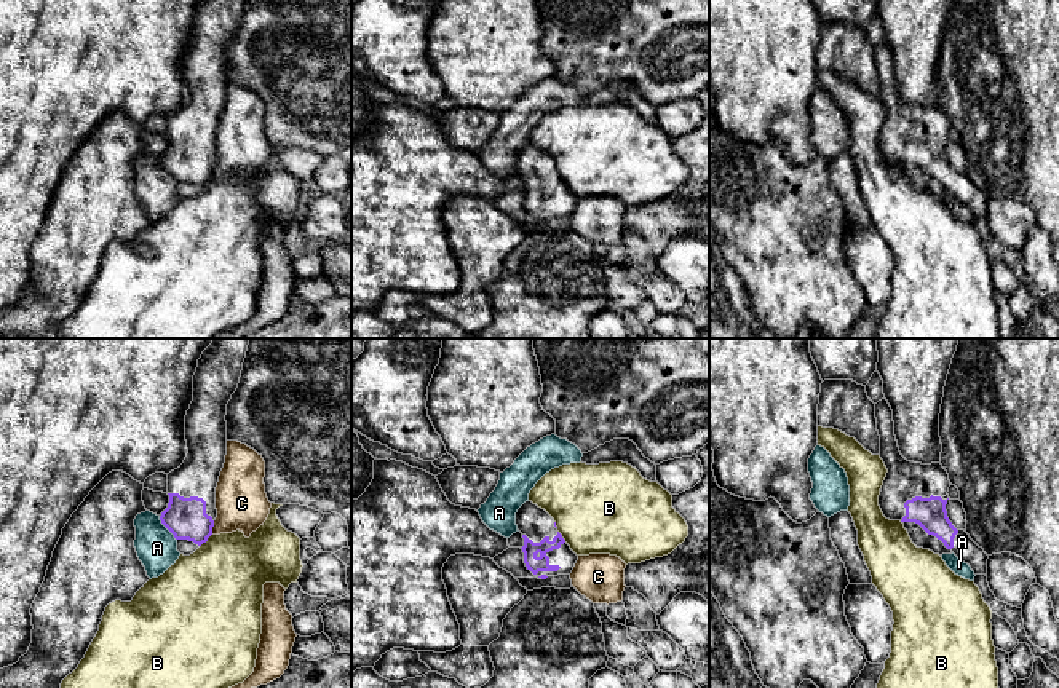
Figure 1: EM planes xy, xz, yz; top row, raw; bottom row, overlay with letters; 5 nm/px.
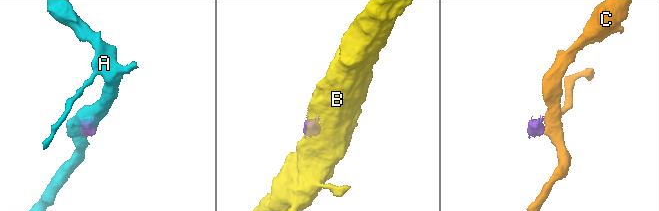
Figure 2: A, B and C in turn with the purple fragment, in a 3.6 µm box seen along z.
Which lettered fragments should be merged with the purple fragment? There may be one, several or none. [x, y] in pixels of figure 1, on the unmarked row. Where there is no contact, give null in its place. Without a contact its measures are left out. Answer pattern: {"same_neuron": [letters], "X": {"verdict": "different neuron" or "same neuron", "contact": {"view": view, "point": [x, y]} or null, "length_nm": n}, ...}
{"same_neuron": [], "A": {"verdict": "different neuron", "contact": {"view": "xy", "point": [166, 170]}, "length_nm": 160}, "B": {"verdict": "different neuron", "contact": {"view": "xy", "point": [206, 182]}, "length_nm": 90}, "C": {"verdict": "different neuron", "contact": {"view": "xy", "point": [213, 168]}, "length_nm": 70}}

